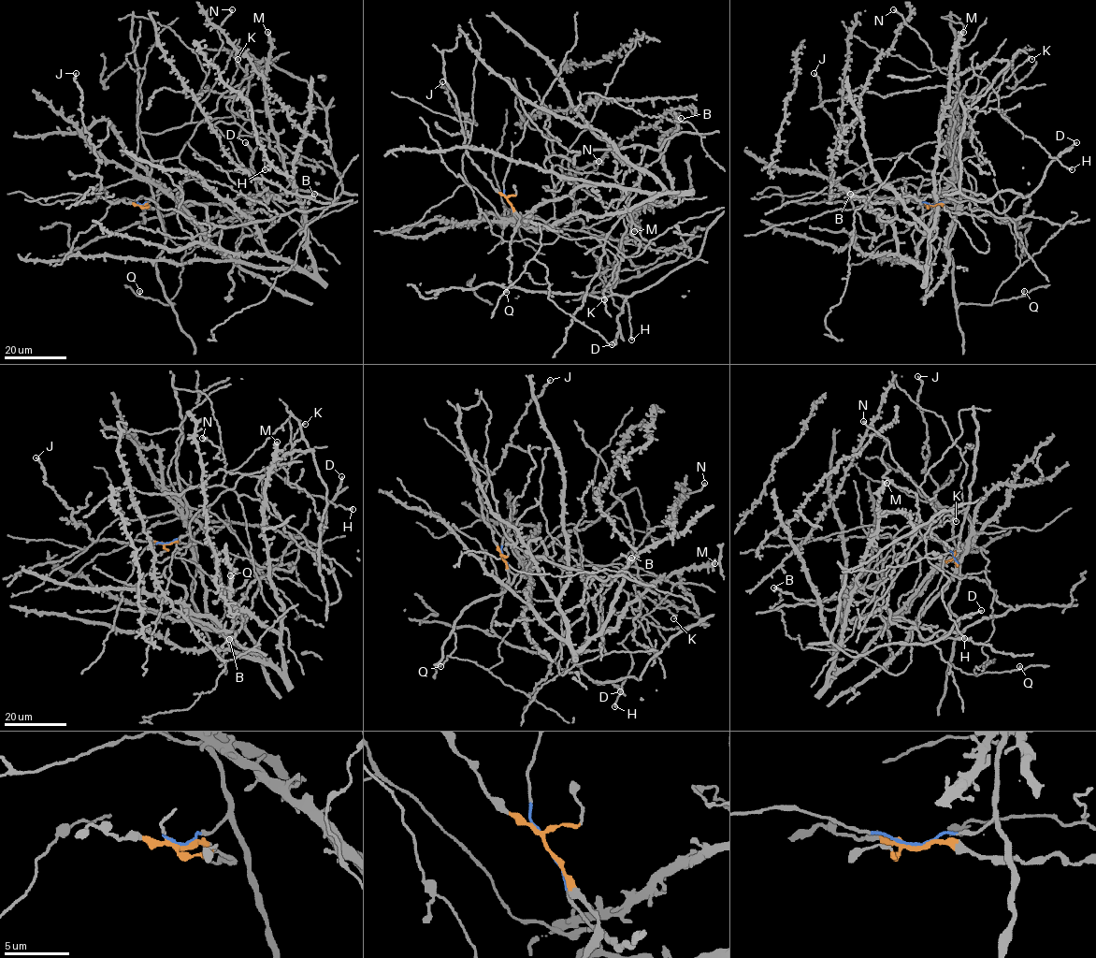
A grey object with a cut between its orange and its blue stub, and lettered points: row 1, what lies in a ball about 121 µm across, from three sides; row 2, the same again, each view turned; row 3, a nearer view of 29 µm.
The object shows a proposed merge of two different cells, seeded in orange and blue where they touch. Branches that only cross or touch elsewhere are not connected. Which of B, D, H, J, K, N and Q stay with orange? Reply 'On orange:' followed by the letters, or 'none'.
On orange: B, D, J

